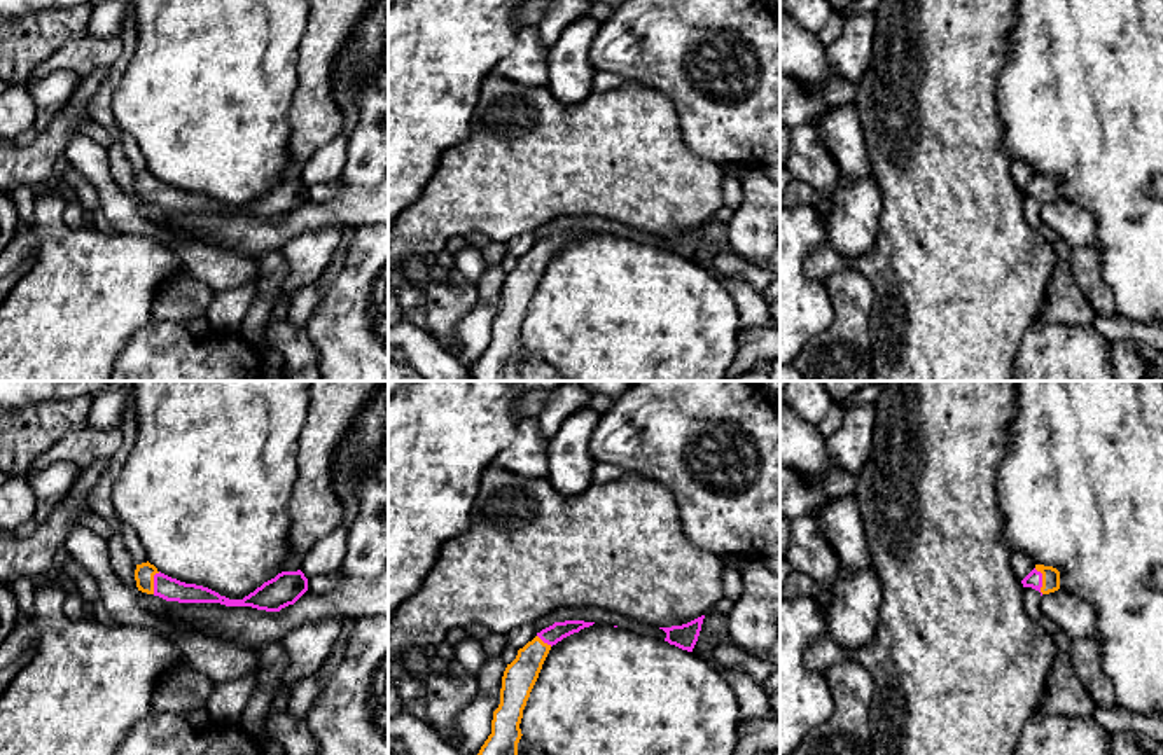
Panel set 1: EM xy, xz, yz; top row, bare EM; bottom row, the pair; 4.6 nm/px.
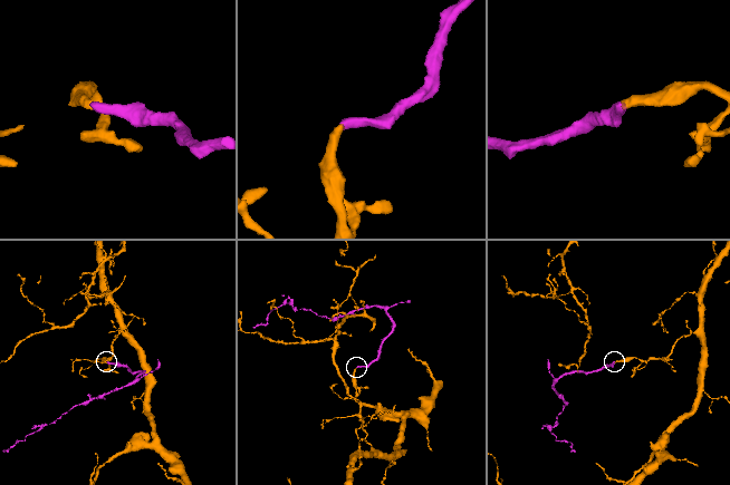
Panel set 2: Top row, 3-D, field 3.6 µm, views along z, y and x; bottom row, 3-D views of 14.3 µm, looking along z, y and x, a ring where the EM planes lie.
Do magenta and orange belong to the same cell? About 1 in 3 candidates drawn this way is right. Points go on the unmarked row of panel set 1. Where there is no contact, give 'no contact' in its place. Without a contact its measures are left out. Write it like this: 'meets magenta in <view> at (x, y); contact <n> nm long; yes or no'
meets magenta in yz at (1041, 189); contact 130 nm long; yes

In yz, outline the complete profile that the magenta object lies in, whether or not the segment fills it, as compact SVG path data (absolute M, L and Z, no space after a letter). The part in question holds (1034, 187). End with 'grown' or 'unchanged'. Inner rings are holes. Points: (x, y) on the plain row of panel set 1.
M1035 173L1021 192L1023 196L1032 196L1042 203L1049 203L1060 197L1060 180L1053 175Z | grown

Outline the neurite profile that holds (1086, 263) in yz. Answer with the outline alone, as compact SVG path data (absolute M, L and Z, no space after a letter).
M1097 245L1072 248L1070 269L1076 285L1083 290L1093 311L1102 316L1116 315L1114 295L1102 276L1100 248Z

